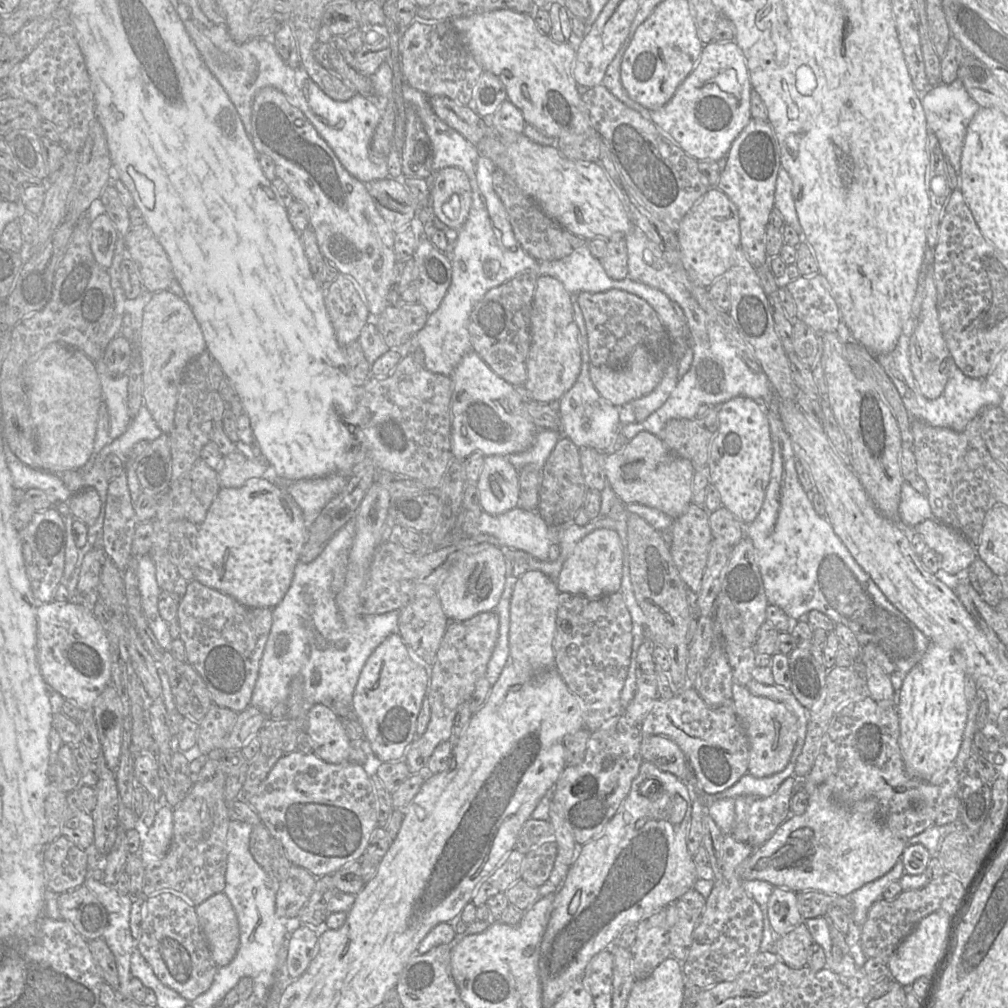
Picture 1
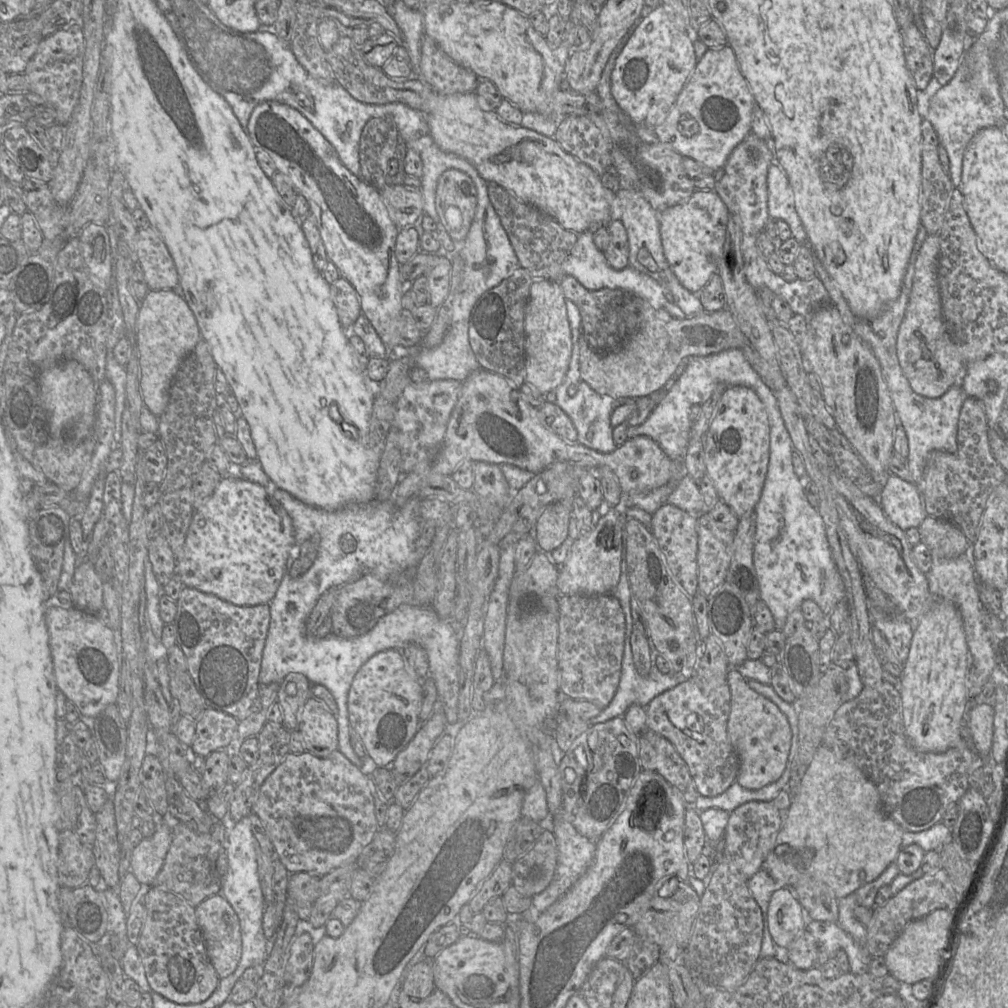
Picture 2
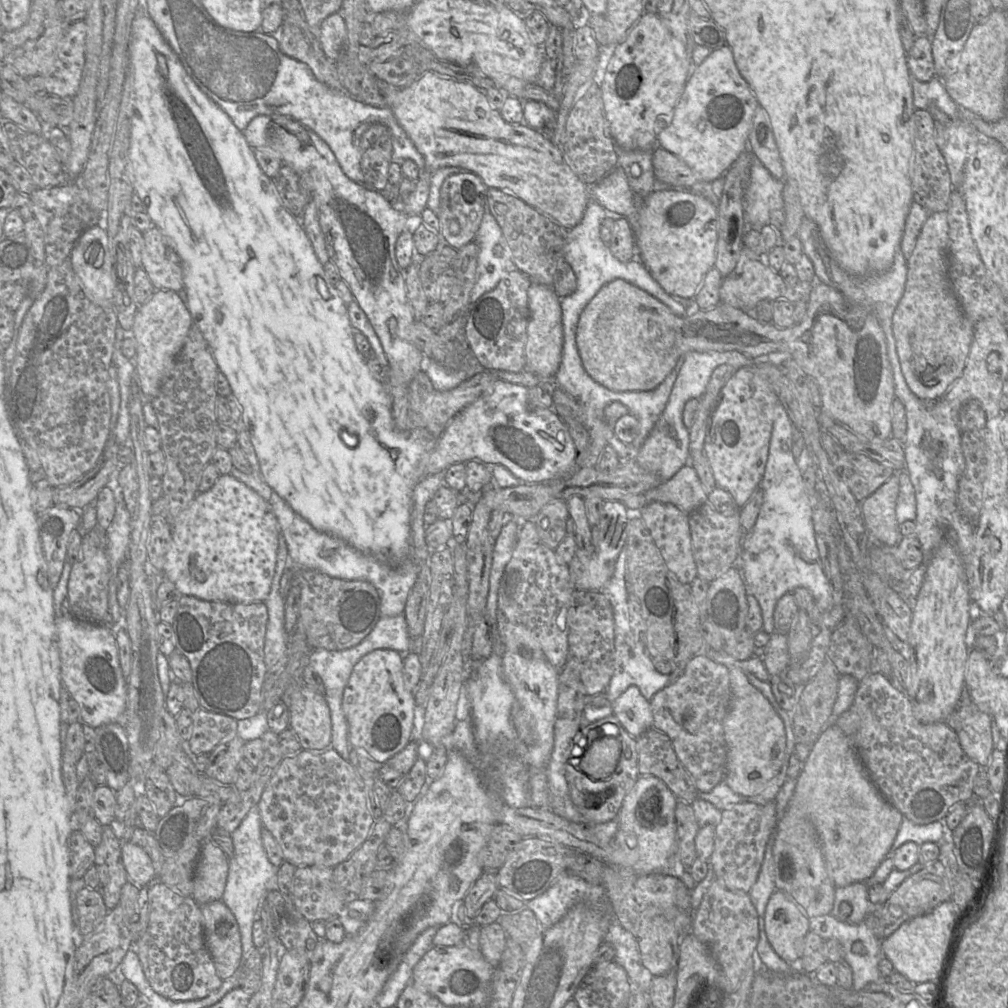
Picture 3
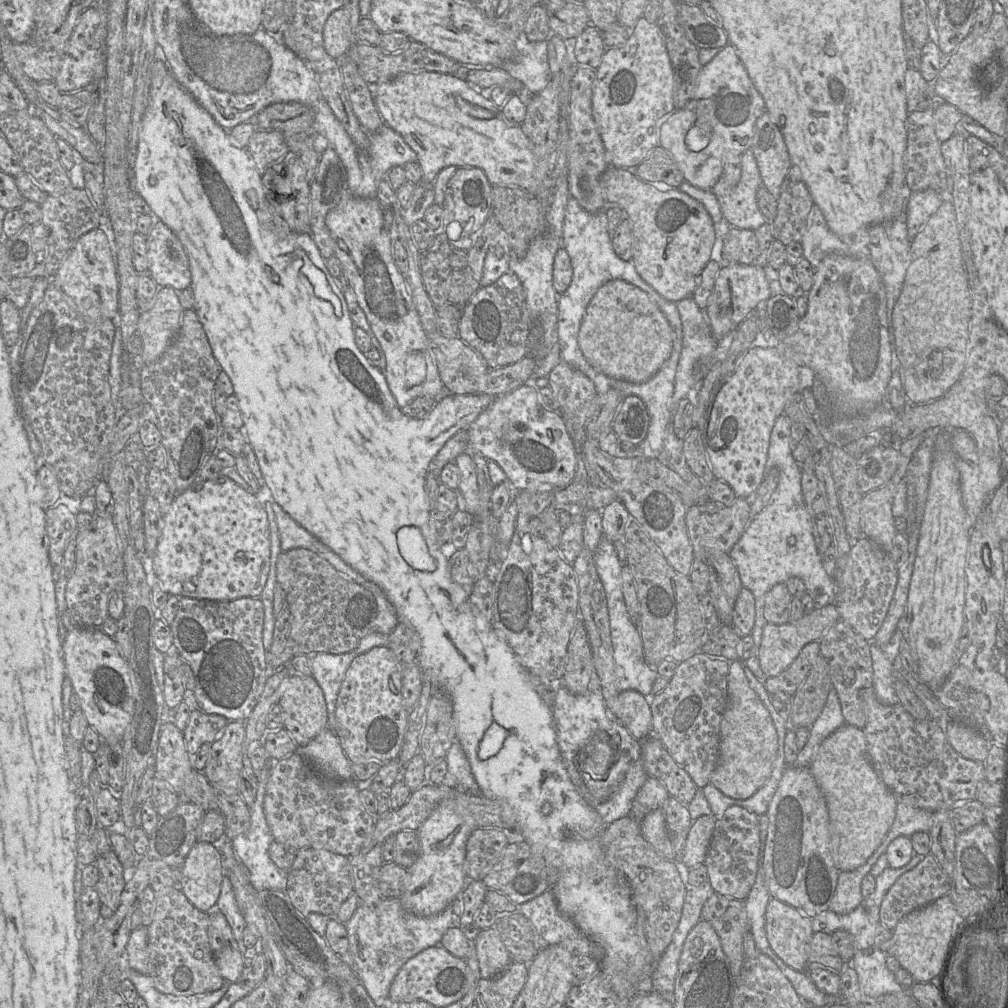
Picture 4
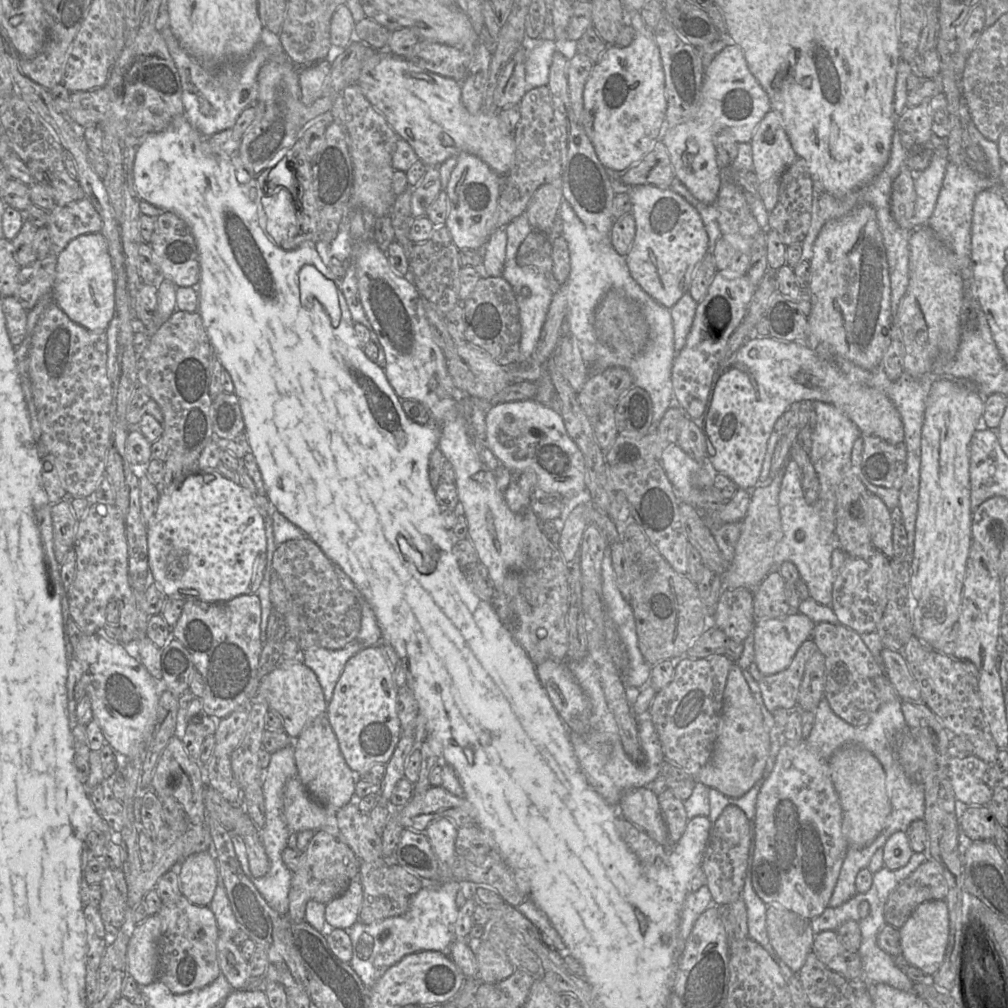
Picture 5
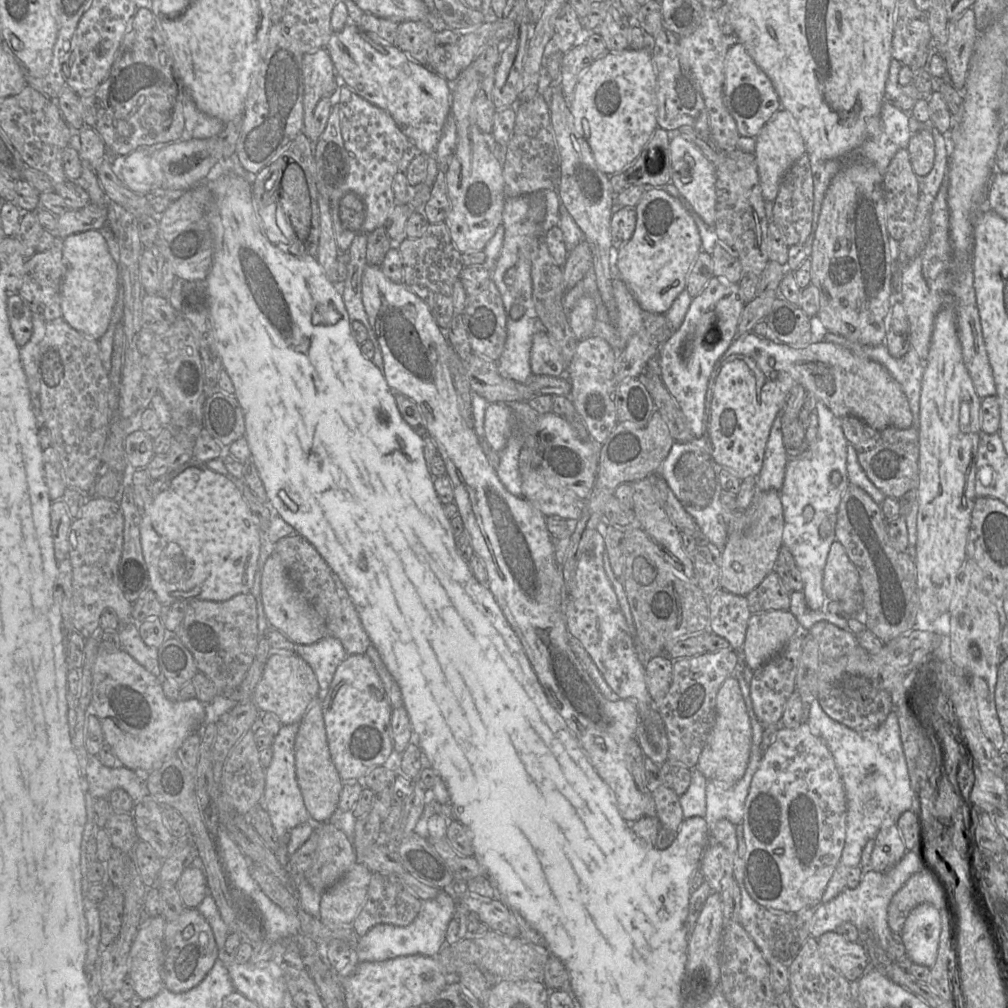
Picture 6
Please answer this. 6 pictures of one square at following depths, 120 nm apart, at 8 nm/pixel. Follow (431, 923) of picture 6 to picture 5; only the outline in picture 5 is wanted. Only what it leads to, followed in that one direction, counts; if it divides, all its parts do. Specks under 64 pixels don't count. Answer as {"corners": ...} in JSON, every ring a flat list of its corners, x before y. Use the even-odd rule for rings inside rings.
{"corners":[[456,880,444,883,426,882,420,891,410,896,409,908,403,915,385,918,368,925,357,921,346,929,351,939,353,954,349,964,367,988,371,988,389,967,405,955,423,950,442,951,453,943,459,909,456,896,461,888,463,885],[363,933,373,937,373,949,367,959,362,959,358,952,358,943,360,938,362,941],[380,953,385,953,384,965,376,967,374,960]]}

